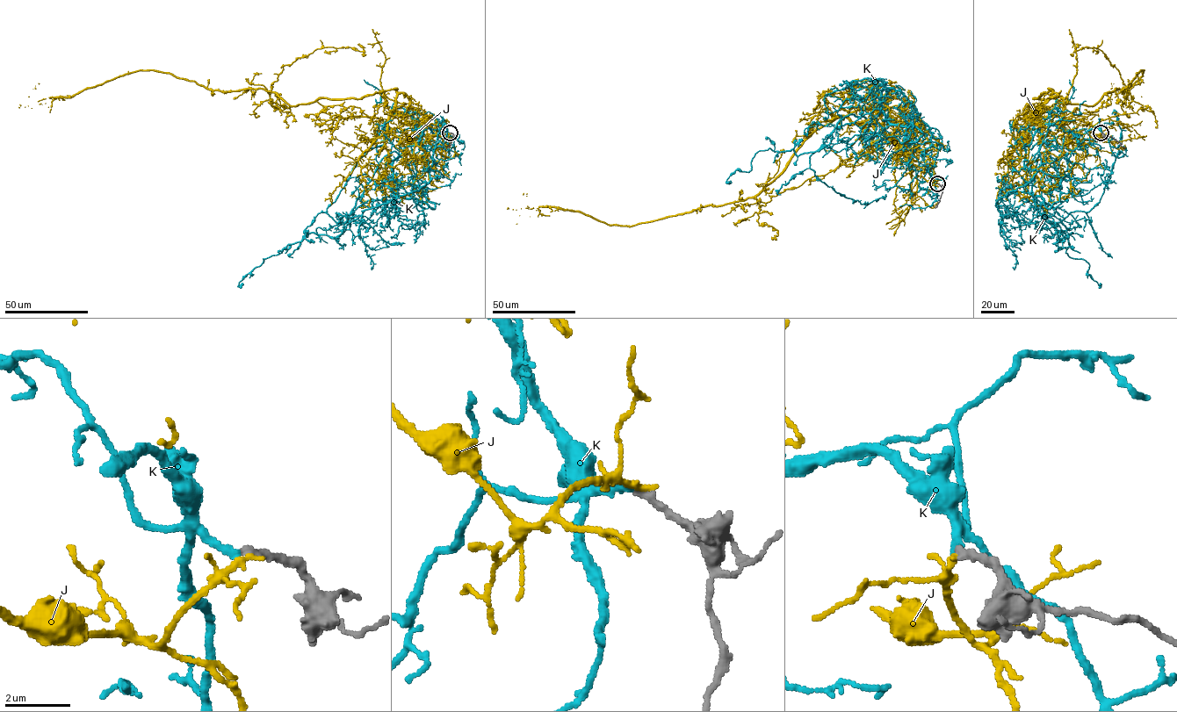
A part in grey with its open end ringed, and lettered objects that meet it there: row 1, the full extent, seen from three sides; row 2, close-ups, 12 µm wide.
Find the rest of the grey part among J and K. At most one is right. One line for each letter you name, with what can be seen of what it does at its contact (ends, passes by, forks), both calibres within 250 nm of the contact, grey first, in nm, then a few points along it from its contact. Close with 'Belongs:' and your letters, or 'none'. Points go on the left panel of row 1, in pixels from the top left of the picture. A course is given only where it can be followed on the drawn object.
K: it ends; calibres 240 and 260 nm; course (450, 133), (422, 125), (392, 163), (395, 196), (363, 203), (342, 232), (322, 211), (398, 114)
Belongs: K

